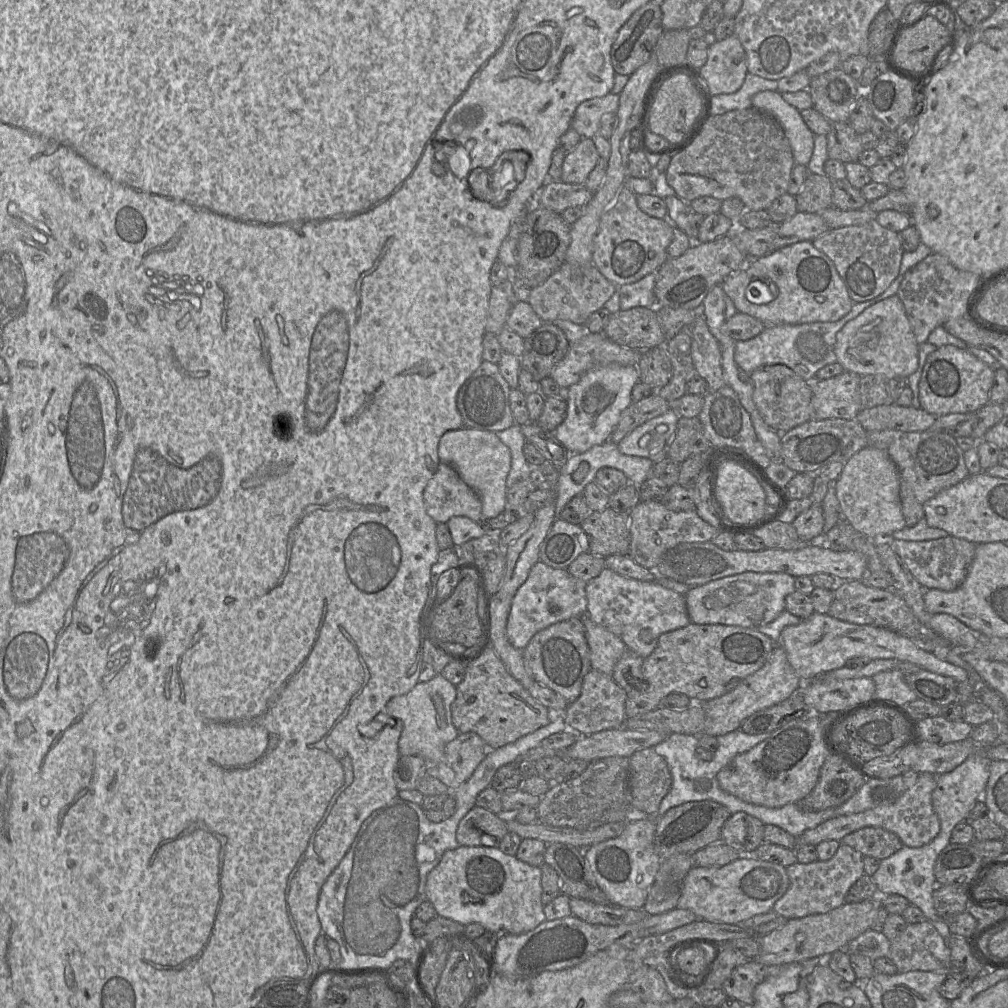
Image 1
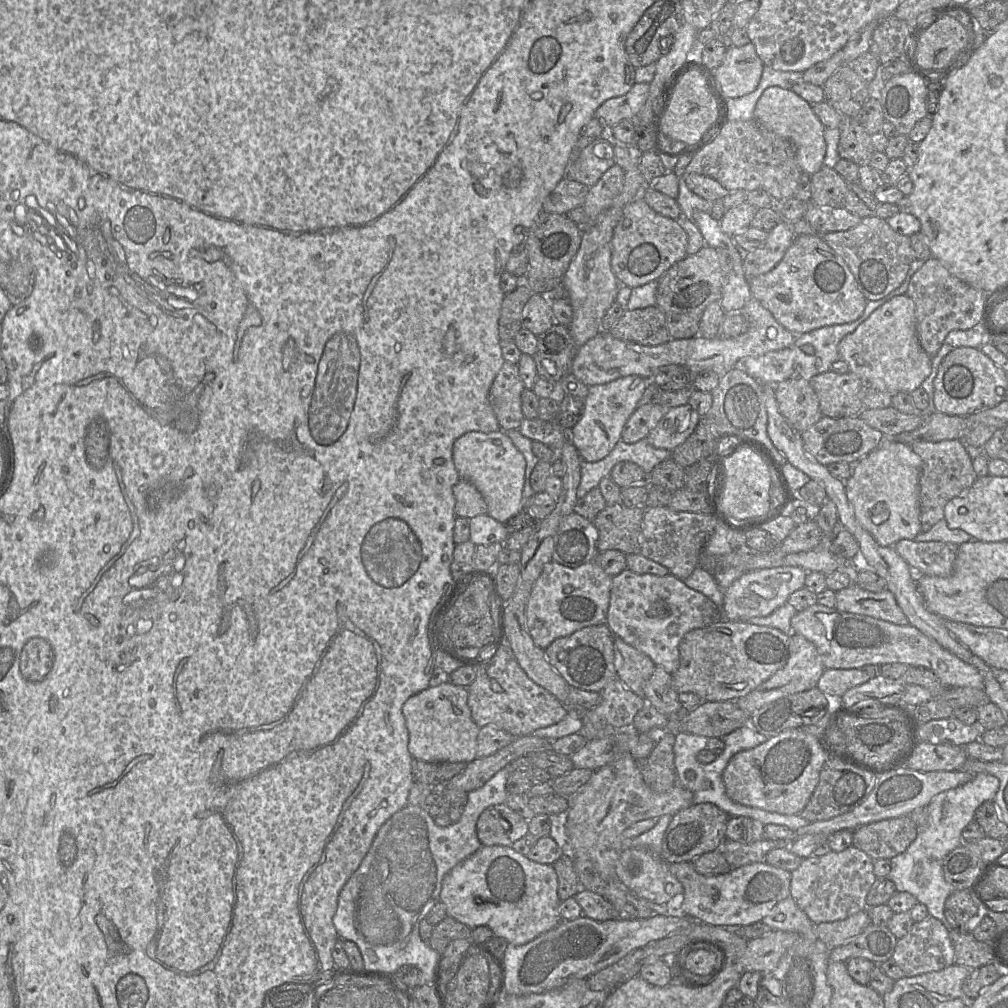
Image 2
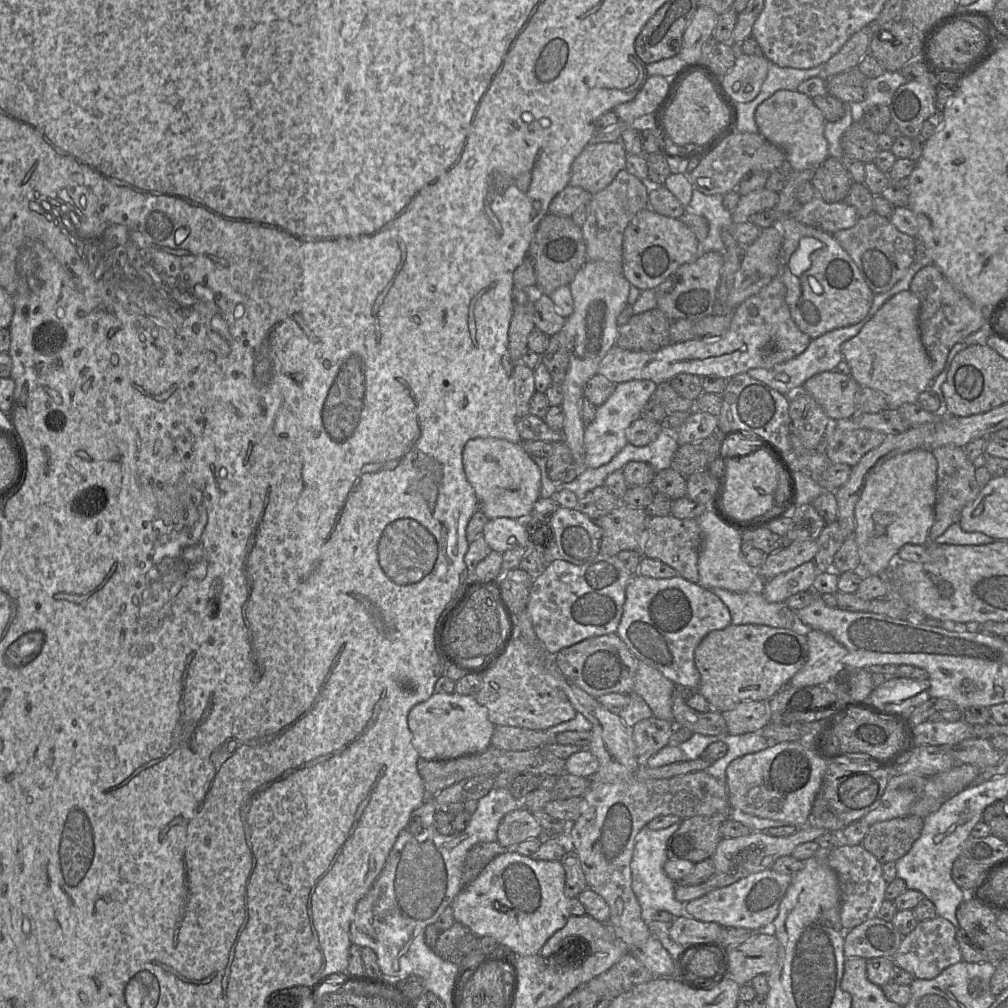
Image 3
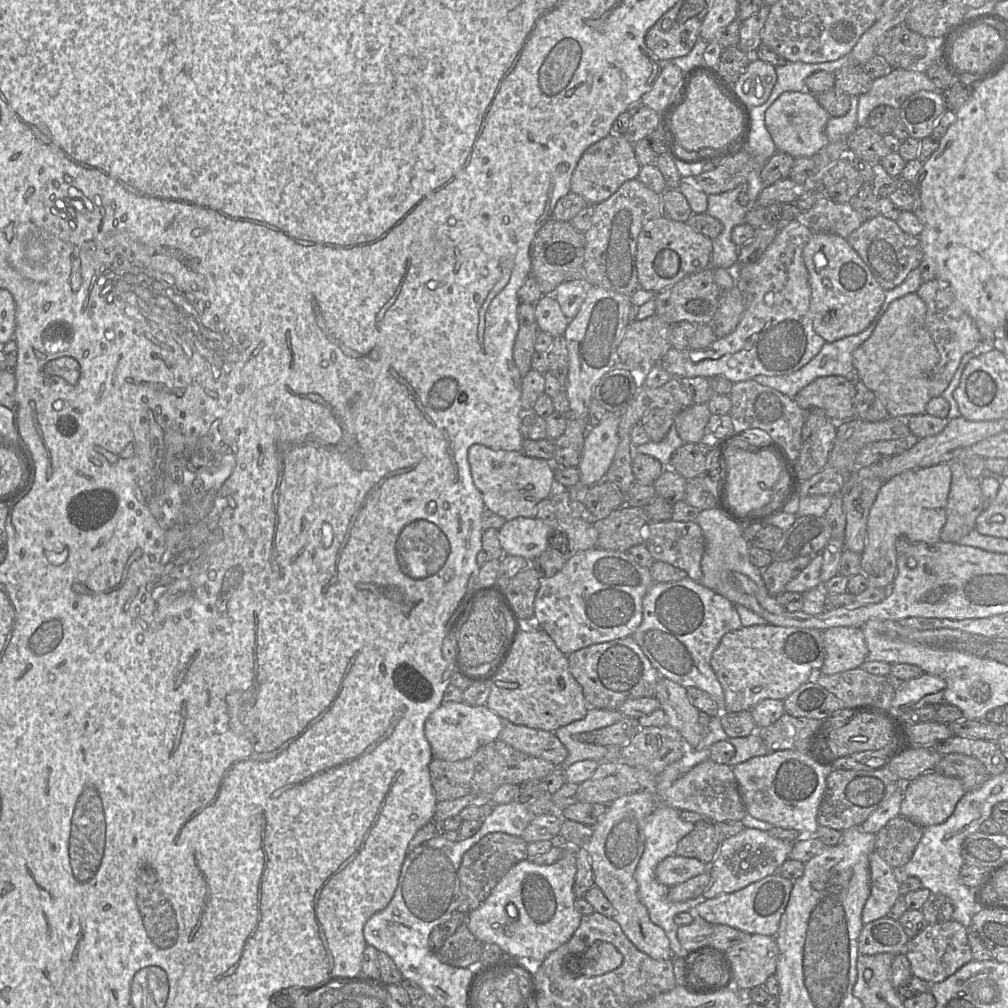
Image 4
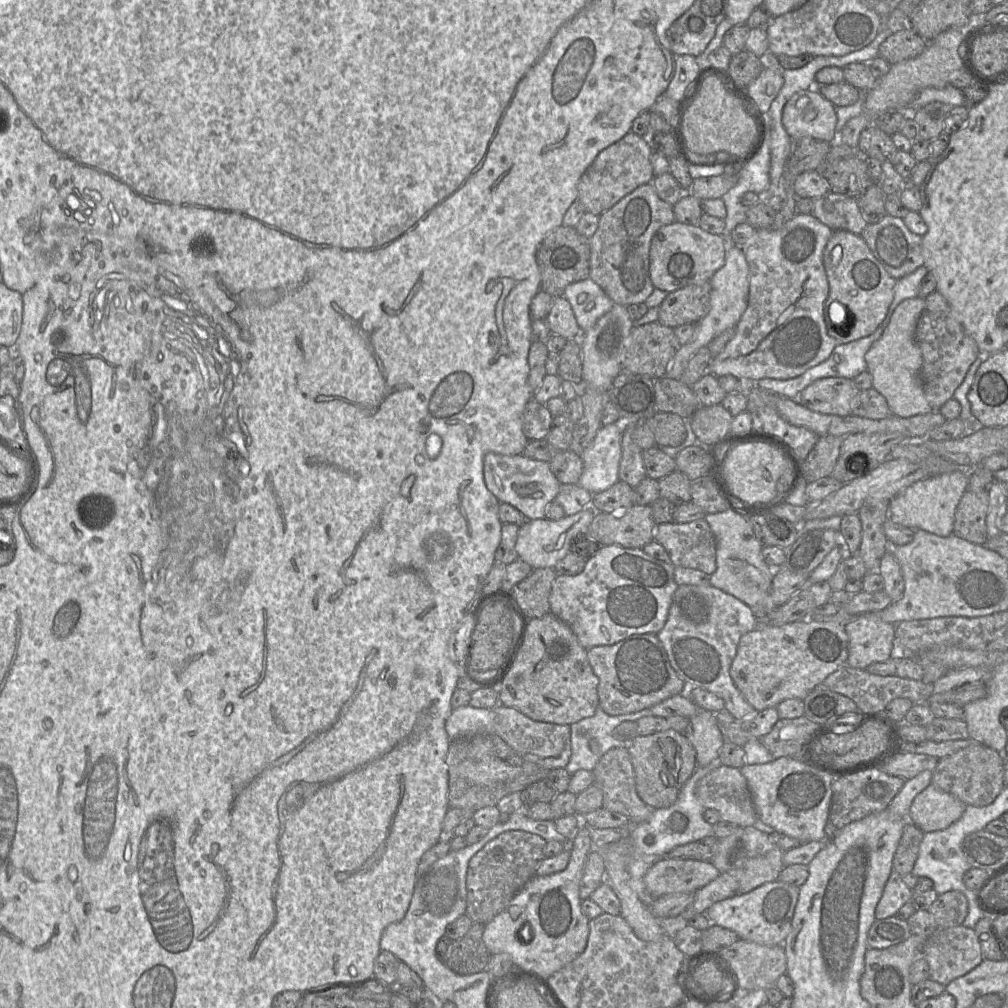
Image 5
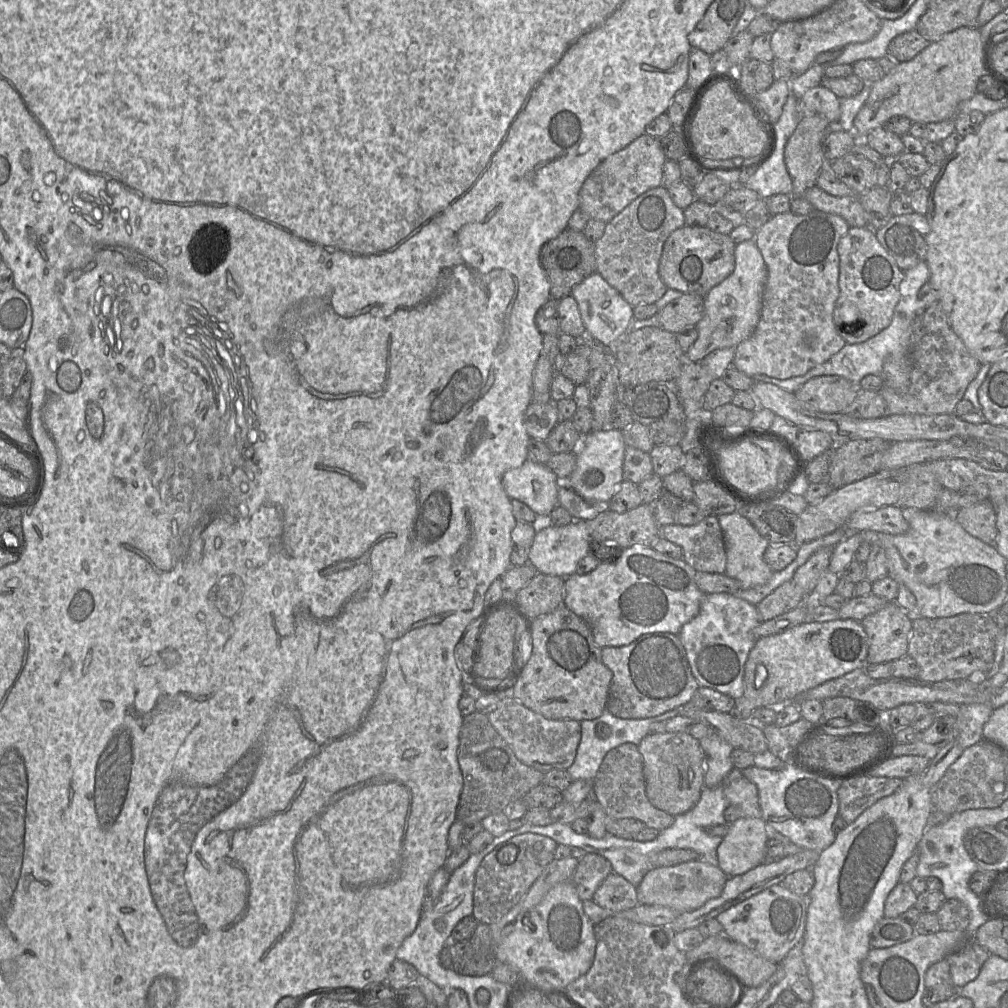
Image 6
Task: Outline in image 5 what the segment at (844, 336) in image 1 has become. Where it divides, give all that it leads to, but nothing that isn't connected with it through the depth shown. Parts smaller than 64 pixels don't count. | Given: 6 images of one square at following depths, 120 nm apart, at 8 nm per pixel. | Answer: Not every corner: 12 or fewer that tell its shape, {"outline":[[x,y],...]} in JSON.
{"outline":[[921,297],[903,300],[865,355],[892,415],[932,412],[920,370]]}

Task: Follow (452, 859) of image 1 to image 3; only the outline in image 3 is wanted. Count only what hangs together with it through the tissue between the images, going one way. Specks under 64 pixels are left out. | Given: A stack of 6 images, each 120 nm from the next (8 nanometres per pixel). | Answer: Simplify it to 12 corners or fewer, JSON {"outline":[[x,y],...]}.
{"outline":[[495,857],[451,904],[518,956],[563,928],[561,861]]}

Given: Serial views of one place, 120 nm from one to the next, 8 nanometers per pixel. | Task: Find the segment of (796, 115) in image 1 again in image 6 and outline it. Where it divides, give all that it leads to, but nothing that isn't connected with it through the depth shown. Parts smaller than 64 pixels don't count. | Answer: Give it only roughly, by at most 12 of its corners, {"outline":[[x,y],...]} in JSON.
{"outline":[[822,85],[800,99],[801,114],[820,114],[837,126],[840,99]]}

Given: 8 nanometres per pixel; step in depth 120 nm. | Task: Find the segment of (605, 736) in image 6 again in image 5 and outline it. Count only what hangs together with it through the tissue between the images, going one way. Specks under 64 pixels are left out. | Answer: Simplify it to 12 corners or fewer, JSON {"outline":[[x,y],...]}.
{"outline":[[646,708],[593,716],[570,725],[565,770],[593,771],[607,751],[633,739],[612,736],[616,726],[651,715]]}

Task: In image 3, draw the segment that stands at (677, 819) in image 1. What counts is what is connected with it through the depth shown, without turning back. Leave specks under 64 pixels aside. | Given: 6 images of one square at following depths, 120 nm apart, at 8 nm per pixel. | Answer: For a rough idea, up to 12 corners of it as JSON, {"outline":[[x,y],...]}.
{"outline":[[726,815],[682,819],[668,859],[711,858]]}

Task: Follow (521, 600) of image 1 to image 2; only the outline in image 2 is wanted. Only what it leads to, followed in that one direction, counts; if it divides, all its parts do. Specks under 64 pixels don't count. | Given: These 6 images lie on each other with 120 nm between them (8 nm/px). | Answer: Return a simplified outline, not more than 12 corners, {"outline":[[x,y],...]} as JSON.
{"outline":[[550,561],[526,625],[546,649],[605,624],[612,577],[593,561]]}

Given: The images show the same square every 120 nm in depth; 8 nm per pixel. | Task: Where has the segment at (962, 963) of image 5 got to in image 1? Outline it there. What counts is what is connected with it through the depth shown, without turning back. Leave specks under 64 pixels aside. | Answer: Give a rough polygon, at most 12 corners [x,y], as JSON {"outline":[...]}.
{"outline":[[929,920],[908,924],[887,957],[899,973],[950,972],[947,941]]}

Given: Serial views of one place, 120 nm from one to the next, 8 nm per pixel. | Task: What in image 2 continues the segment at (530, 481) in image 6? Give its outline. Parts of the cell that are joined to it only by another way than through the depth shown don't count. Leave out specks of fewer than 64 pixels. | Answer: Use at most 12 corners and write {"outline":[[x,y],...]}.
{"outline":[[504,431],[466,432],[460,478],[505,523],[523,509],[526,461]]}

